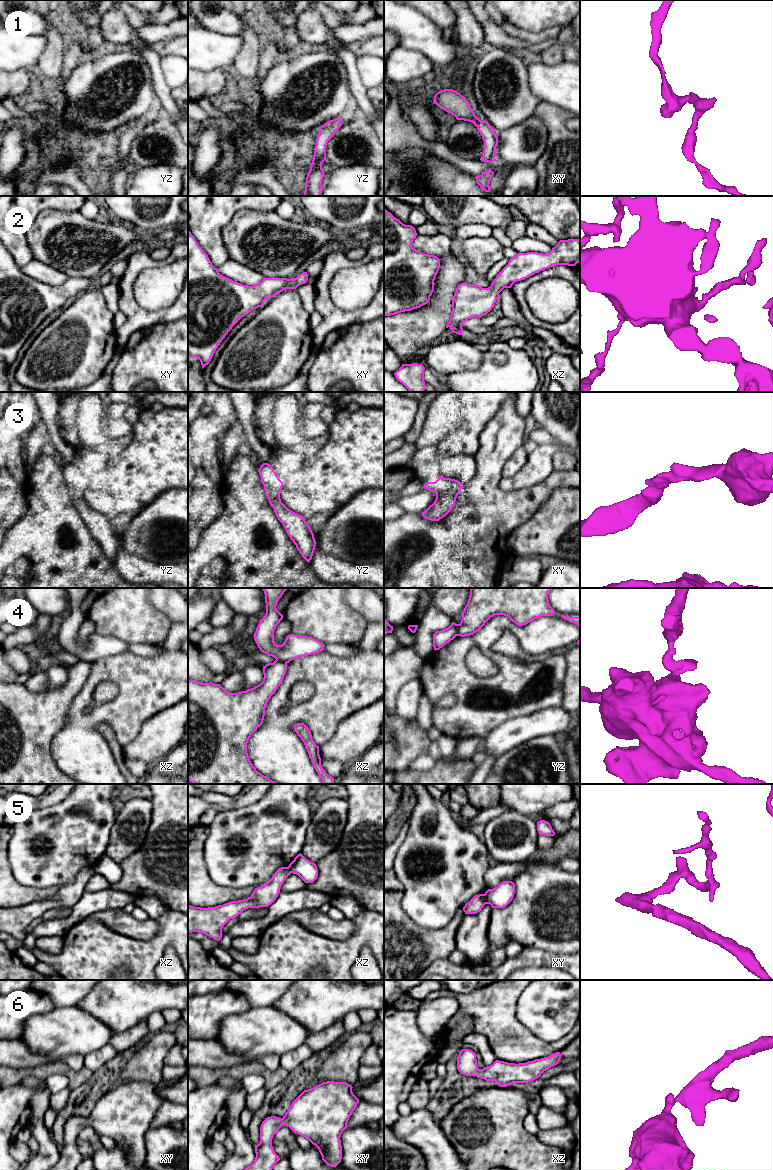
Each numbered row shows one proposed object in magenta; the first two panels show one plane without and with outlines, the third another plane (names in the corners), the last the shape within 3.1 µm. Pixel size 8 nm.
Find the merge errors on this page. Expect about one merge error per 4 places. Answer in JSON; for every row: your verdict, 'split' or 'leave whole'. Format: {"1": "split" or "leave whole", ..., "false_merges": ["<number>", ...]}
{"1": "leave whole", "2": "leave whole", "3": "leave whole", "4": "split", "5": "split", "6": "leave whole", "false_merges": ["4", "5"]}

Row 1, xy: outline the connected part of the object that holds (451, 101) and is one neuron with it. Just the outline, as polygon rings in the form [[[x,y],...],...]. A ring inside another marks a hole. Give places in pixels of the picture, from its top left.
[[[444,89],[435,94],[433,102],[441,109],[455,116],[457,120],[472,122],[484,141],[484,150],[480,160],[489,163],[495,161],[498,137],[487,121],[481,121],[475,115],[466,97],[455,90]]]

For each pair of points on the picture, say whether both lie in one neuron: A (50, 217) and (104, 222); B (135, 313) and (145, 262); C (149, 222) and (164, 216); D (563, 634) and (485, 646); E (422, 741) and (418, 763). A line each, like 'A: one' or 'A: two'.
A: one
B: one
C: one
D: one
E: two

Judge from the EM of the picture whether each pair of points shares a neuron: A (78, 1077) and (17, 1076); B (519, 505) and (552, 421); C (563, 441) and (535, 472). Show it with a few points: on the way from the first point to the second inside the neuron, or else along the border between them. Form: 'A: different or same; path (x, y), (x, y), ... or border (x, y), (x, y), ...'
A: same; path (63, 1069), (32, 1072)
B: different; border (547, 476), (529, 487), (503, 490)
C: same; path (555, 448), (539, 464)

